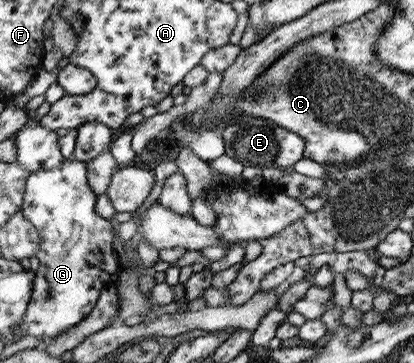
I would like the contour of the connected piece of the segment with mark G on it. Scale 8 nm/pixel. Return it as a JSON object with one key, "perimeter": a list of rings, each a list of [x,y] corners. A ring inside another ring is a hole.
{"perimeter":[[[72,157],[63,159],[57,168],[39,169],[26,178],[20,211],[39,233],[40,243],[34,254],[39,263],[31,281],[30,299],[21,325],[17,327],[21,339],[24,336],[41,338],[45,340],[44,346],[49,346],[59,334],[88,315],[102,288],[115,287],[121,278],[118,257],[112,249],[113,225],[95,213],[96,196],[87,184],[84,163]]]}

